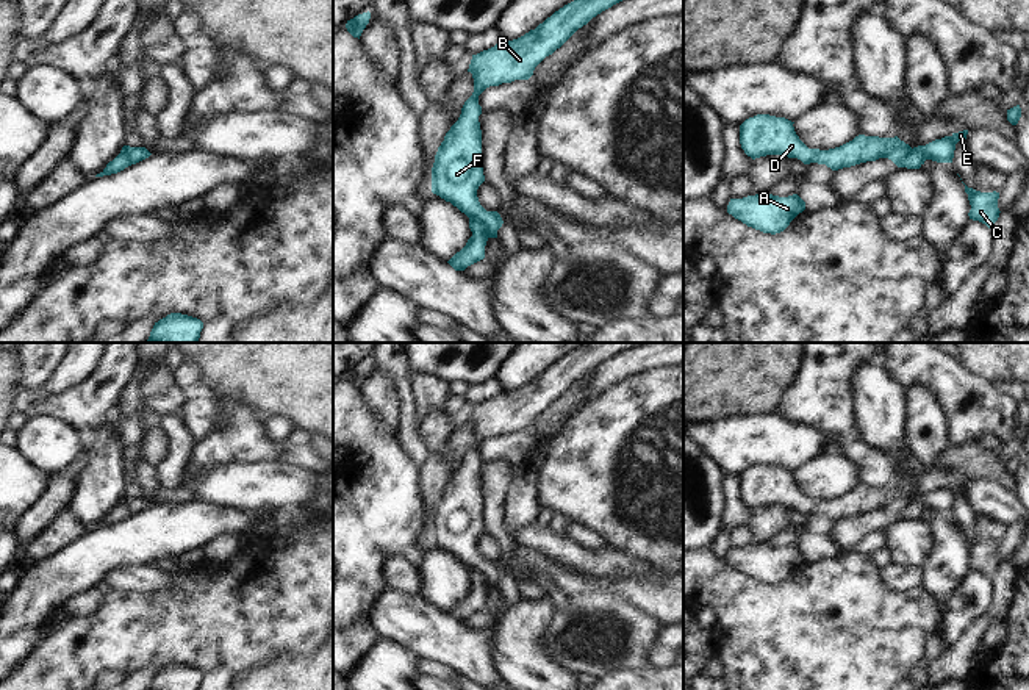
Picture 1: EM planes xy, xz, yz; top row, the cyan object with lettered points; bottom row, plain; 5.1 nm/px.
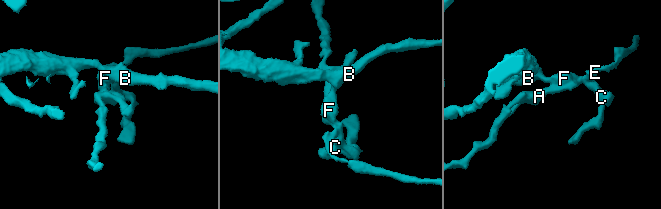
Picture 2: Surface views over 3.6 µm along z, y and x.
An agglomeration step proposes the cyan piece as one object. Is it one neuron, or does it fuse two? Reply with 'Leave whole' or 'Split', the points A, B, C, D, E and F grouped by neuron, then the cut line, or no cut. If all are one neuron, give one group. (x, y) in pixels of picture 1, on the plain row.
Split. Groups: A E / B C D F. Split along xz (469, 567), (485, 578), (488, 587).

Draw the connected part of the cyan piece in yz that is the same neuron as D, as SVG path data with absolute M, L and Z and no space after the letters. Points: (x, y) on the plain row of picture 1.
M757 465L740 476L740 494L752 510L766 505L798 509L804 515L826 515L832 521L851 518L879 509L888 509L896 516L904 513L912 498L895 488L859 485L852 491L829 501L808 499L796 485L794 473L785 468Z

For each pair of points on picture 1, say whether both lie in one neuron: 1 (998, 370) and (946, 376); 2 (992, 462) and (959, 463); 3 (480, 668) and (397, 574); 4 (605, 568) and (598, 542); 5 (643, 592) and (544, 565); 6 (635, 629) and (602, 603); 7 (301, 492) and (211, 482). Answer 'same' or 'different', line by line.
1: different
2: same
3: different
4: different
5: same
6: same
7: same

